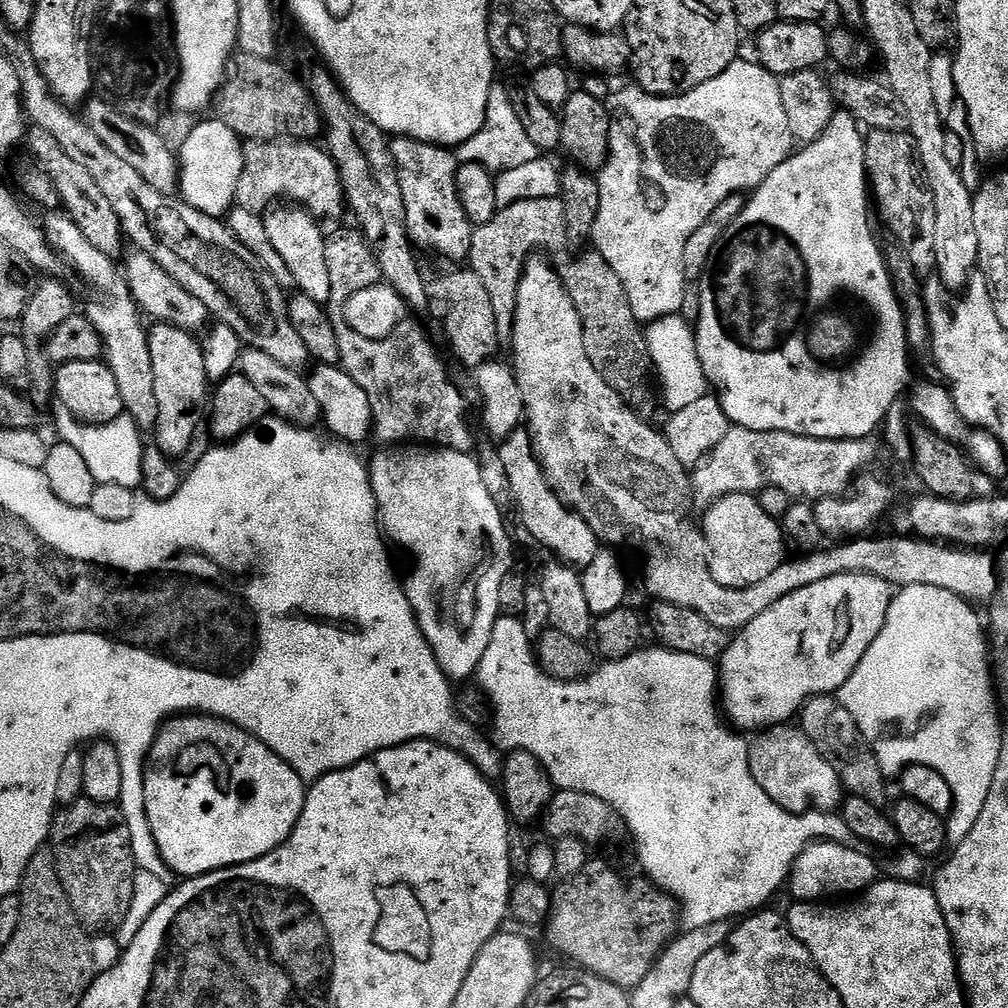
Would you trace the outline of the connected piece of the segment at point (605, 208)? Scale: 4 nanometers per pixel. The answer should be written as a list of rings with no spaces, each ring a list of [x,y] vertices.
[[[738,58],[730,66],[726,66],[726,70],[722,70],[722,74],[718,74],[718,78],[710,78],[710,82],[702,82],[702,86],[690,90],[684,96],[651,96],[648,92],[642,91],[640,87],[631,86],[632,88],[624,88],[621,92],[613,91],[606,101],[608,117],[610,117],[608,160],[598,173],[600,205],[598,206],[598,222],[592,231],[592,240],[595,251],[600,253],[601,258],[610,266],[610,270],[614,270],[614,274],[618,274],[618,278],[622,278],[626,298],[630,298],[630,310],[634,310],[634,318],[641,322],[656,320],[650,326],[645,327],[647,352],[653,369],[659,371],[658,374],[662,380],[663,403],[665,400],[668,412],[672,414],[697,402],[710,390],[709,382],[705,378],[705,371],[702,370],[701,360],[698,358],[695,329],[689,324],[689,321],[687,324],[682,317],[675,314],[684,304],[684,287],[686,287],[682,270],[682,250],[686,250],[686,242],[690,238],[690,234],[694,234],[694,230],[698,230],[698,226],[702,226],[702,222],[706,222],[706,218],[710,218],[710,214],[714,214],[714,210],[718,210],[718,206],[722,206],[722,202],[726,202],[726,198],[748,194],[759,189],[762,181],[783,160],[787,160],[794,151],[790,122],[786,122],[786,110],[782,107],[780,80],[774,74],[767,72],[760,63],[744,59]]]

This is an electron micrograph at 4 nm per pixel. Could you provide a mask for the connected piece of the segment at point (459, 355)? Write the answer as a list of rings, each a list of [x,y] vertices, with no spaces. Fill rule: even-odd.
[[[456,266],[453,272],[440,272],[437,276],[427,277],[425,288],[428,295],[427,315],[433,316],[436,320],[444,320],[444,332],[448,335],[448,344],[452,347],[452,352],[456,355],[456,360],[460,364],[465,364],[468,370],[475,370],[478,366],[489,363],[496,351],[502,348],[499,340],[498,328],[495,326],[492,303],[489,293],[485,289],[485,284],[476,273]]]

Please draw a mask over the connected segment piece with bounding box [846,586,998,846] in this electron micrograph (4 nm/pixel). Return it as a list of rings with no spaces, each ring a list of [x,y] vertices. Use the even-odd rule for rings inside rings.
[[[910,586],[909,588],[899,589],[890,602],[890,610],[886,614],[883,630],[878,634],[878,638],[874,638],[868,655],[862,658],[862,662],[858,662],[854,674],[850,674],[846,685],[846,693],[848,692],[846,703],[850,714],[854,714],[854,722],[858,722],[858,730],[864,735],[864,741],[870,744],[872,751],[876,753],[878,766],[882,766],[885,777],[899,777],[904,769],[917,764],[918,766],[930,766],[930,770],[938,770],[938,774],[942,774],[942,778],[946,778],[946,782],[950,785],[950,790],[954,794],[952,813],[946,817],[948,842],[952,846],[966,842],[966,834],[970,834],[970,830],[974,830],[974,822],[978,822],[978,814],[982,803],[979,795],[972,796],[972,792],[978,791],[977,793],[979,793],[981,791],[980,724],[978,721],[972,720],[972,715],[976,712],[975,704],[980,704],[980,712],[984,715],[984,720],[988,724],[995,722],[996,712],[998,713],[998,696],[994,691],[994,673],[990,667],[990,644],[986,639],[986,628],[982,623],[981,613],[979,616],[972,608],[975,607],[969,601],[950,594],[950,590],[938,590],[938,586]]]

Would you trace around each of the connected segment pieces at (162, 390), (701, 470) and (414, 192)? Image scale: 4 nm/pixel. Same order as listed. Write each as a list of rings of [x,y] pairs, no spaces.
[[[156,322],[148,332],[148,345],[150,362],[154,366],[154,398],[158,398],[154,444],[169,458],[184,456],[210,404],[210,383],[203,362],[201,341],[181,328]]]
[[[732,426],[718,445],[714,446],[708,455],[695,466],[690,476],[690,491],[695,503],[711,506],[716,501],[730,494],[747,492],[759,494],[763,488],[786,490],[786,494],[799,498],[804,502],[831,500],[849,491],[850,485],[857,476],[865,471],[864,468],[876,456],[876,448],[871,439],[863,440],[819,440],[809,436],[799,436],[789,432],[759,432],[749,428]]]
[[[398,136],[391,141],[392,157],[402,186],[402,202],[406,206],[408,239],[417,249],[433,252],[444,260],[467,261],[474,225],[466,218],[456,189],[455,155],[447,147]]]

